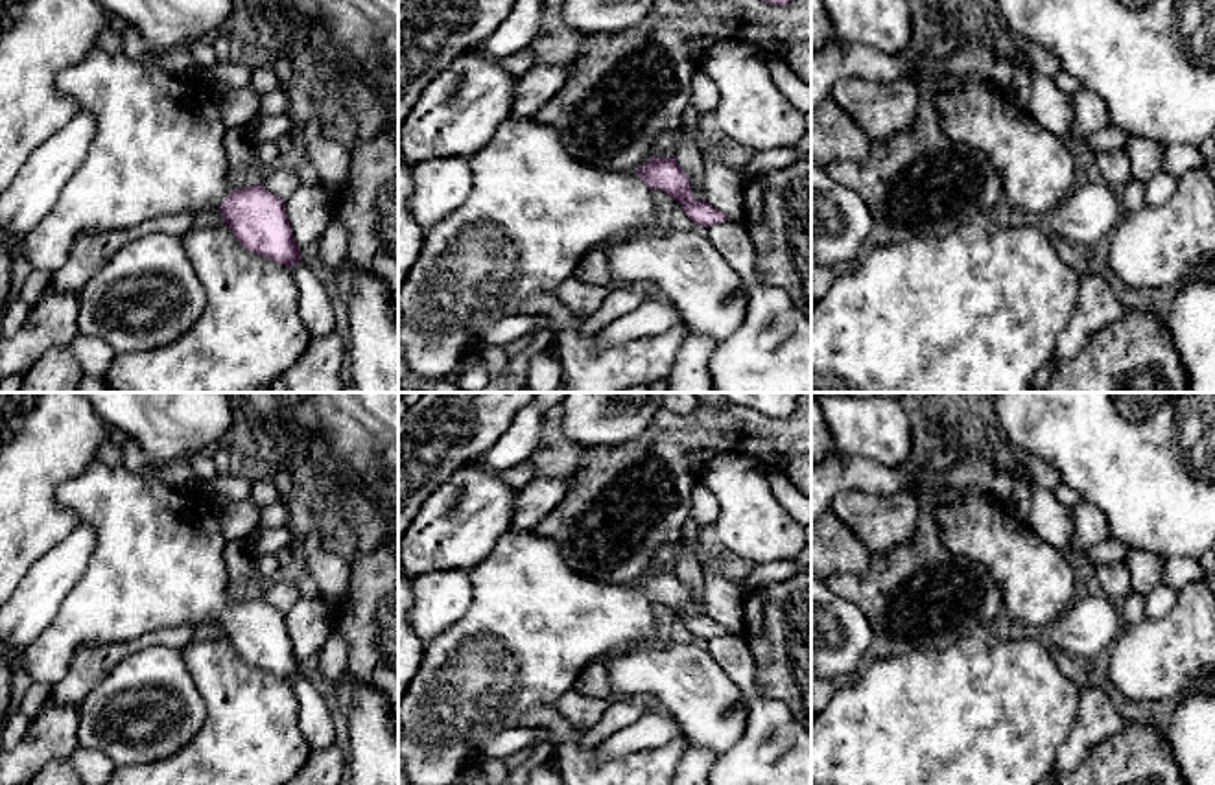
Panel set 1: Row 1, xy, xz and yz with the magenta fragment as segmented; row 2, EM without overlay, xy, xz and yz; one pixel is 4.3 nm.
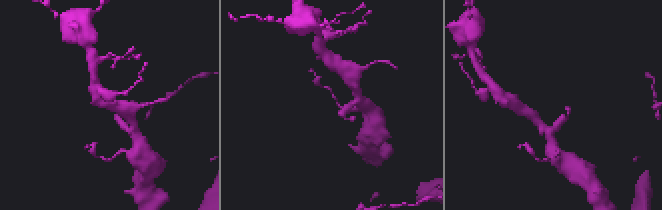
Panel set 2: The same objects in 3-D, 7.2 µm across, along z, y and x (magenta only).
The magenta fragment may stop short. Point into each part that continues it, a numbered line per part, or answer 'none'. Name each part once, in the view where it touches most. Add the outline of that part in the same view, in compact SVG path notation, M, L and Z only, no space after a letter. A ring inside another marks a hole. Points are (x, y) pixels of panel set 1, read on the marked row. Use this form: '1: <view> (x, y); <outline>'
1: xy (157, 150); M94 46L85 59L57 74L55 88L61 96L72 98L79 111L94 116L96 133L55 206L20 240L20 254L35 269L53 275L65 265L79 236L127 230L162 216L184 212L203 219L210 208L219 208L230 195L230 170L223 144L227 127L219 114L218 98L206 83L177 79L147 61L131 59L122 52L109 53Z

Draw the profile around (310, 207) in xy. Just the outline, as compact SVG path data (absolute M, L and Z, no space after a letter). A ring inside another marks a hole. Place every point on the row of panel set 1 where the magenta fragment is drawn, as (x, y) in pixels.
M315 177L302 179L286 201L286 214L299 249L317 241L334 217L336 197Z

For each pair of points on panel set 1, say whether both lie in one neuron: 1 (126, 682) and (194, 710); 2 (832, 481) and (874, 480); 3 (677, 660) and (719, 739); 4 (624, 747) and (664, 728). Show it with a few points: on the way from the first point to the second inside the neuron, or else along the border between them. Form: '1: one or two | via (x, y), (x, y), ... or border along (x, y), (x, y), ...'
1: one | via (142, 699), (157, 699), (166, 708), (177, 708)
2: one | via (843, 480), (863, 480)
3: one | via (688, 680), (718, 719)
4: one | via (633, 738), (655, 730)

